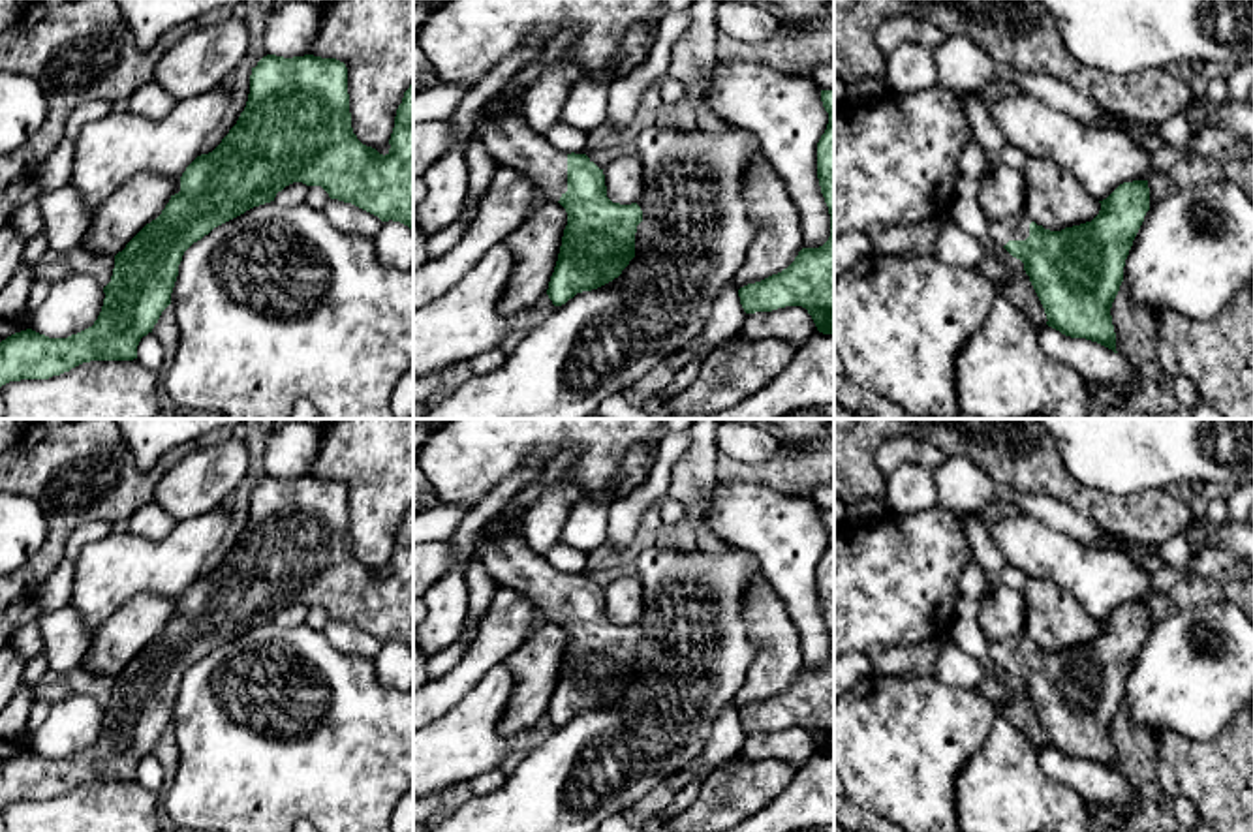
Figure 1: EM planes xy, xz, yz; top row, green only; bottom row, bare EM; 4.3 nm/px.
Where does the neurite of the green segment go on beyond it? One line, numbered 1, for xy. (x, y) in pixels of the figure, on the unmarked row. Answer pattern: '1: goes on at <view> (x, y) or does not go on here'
1: does not go on here

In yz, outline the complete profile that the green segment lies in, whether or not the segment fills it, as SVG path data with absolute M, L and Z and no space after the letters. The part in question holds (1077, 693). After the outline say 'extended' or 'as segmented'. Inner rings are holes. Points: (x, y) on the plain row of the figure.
M1148 601L1120 605L1086 644L1050 652L1026 635L988 640L988 657L1024 684L1046 746L1116 772L1110 729L1133 661L1150 631Z; extended

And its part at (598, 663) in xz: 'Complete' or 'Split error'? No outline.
Split error

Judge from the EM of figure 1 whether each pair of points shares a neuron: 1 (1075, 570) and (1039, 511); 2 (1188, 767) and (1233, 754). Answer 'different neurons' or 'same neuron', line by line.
1: different neurons
2: same neuron

